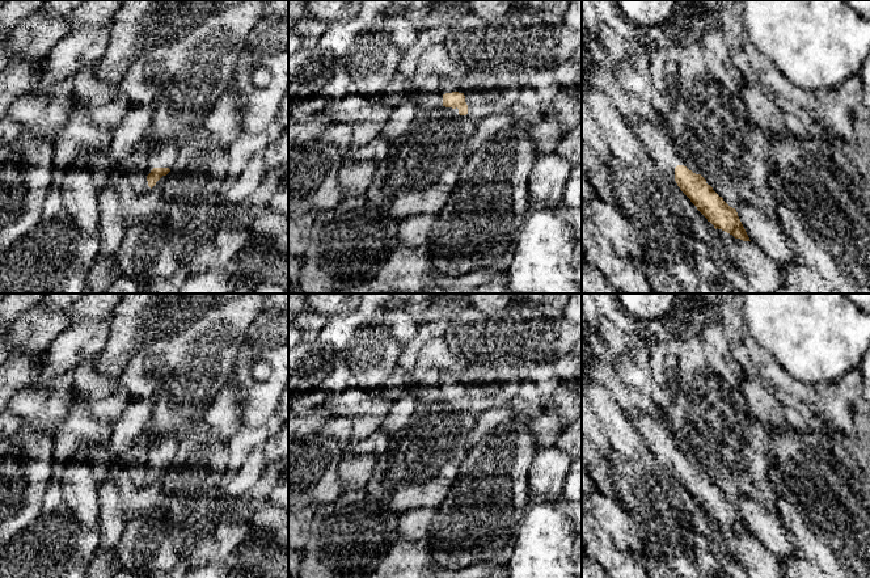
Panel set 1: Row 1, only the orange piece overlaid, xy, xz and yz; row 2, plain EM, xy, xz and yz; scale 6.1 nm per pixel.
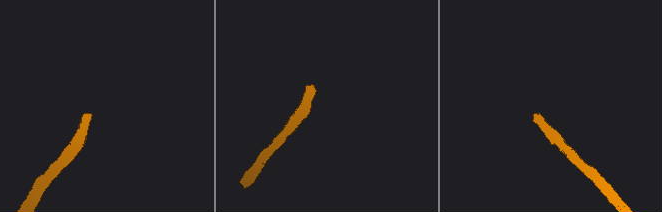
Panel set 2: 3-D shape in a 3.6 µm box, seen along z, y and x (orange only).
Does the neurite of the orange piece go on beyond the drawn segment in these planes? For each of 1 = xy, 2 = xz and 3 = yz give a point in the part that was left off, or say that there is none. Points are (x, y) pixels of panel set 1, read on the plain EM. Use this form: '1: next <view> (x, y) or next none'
1: next xy (163, 448)
2: next none
3: next yz (659, 437)

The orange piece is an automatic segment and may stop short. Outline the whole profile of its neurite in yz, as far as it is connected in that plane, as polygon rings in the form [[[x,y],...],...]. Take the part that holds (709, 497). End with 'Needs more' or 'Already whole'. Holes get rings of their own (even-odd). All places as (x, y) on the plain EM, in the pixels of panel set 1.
[[[628,413],[628,417],[641,433],[647,447],[658,460],[667,459],[675,464],[675,474],[697,503],[714,522],[722,523],[735,532],[751,535],[735,502],[719,490],[701,468],[696,468],[680,457],[680,447],[675,433],[662,415],[654,418]]]. Needs more

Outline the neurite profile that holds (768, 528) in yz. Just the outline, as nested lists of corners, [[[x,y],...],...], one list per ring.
[[[740,495],[735,503],[749,533],[780,561],[784,561],[795,552],[795,537],[784,526],[778,515],[772,514],[761,503],[752,501],[747,495]]]

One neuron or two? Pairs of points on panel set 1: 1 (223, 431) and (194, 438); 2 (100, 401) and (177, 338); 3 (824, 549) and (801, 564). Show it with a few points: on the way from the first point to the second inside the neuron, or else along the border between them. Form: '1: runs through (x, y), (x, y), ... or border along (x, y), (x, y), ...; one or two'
1: border along (216, 437), (224, 443); two
2: border along (119, 382), (129, 392), (130, 399), (121, 414); two
3: border along (805, 556), (815, 564); two

